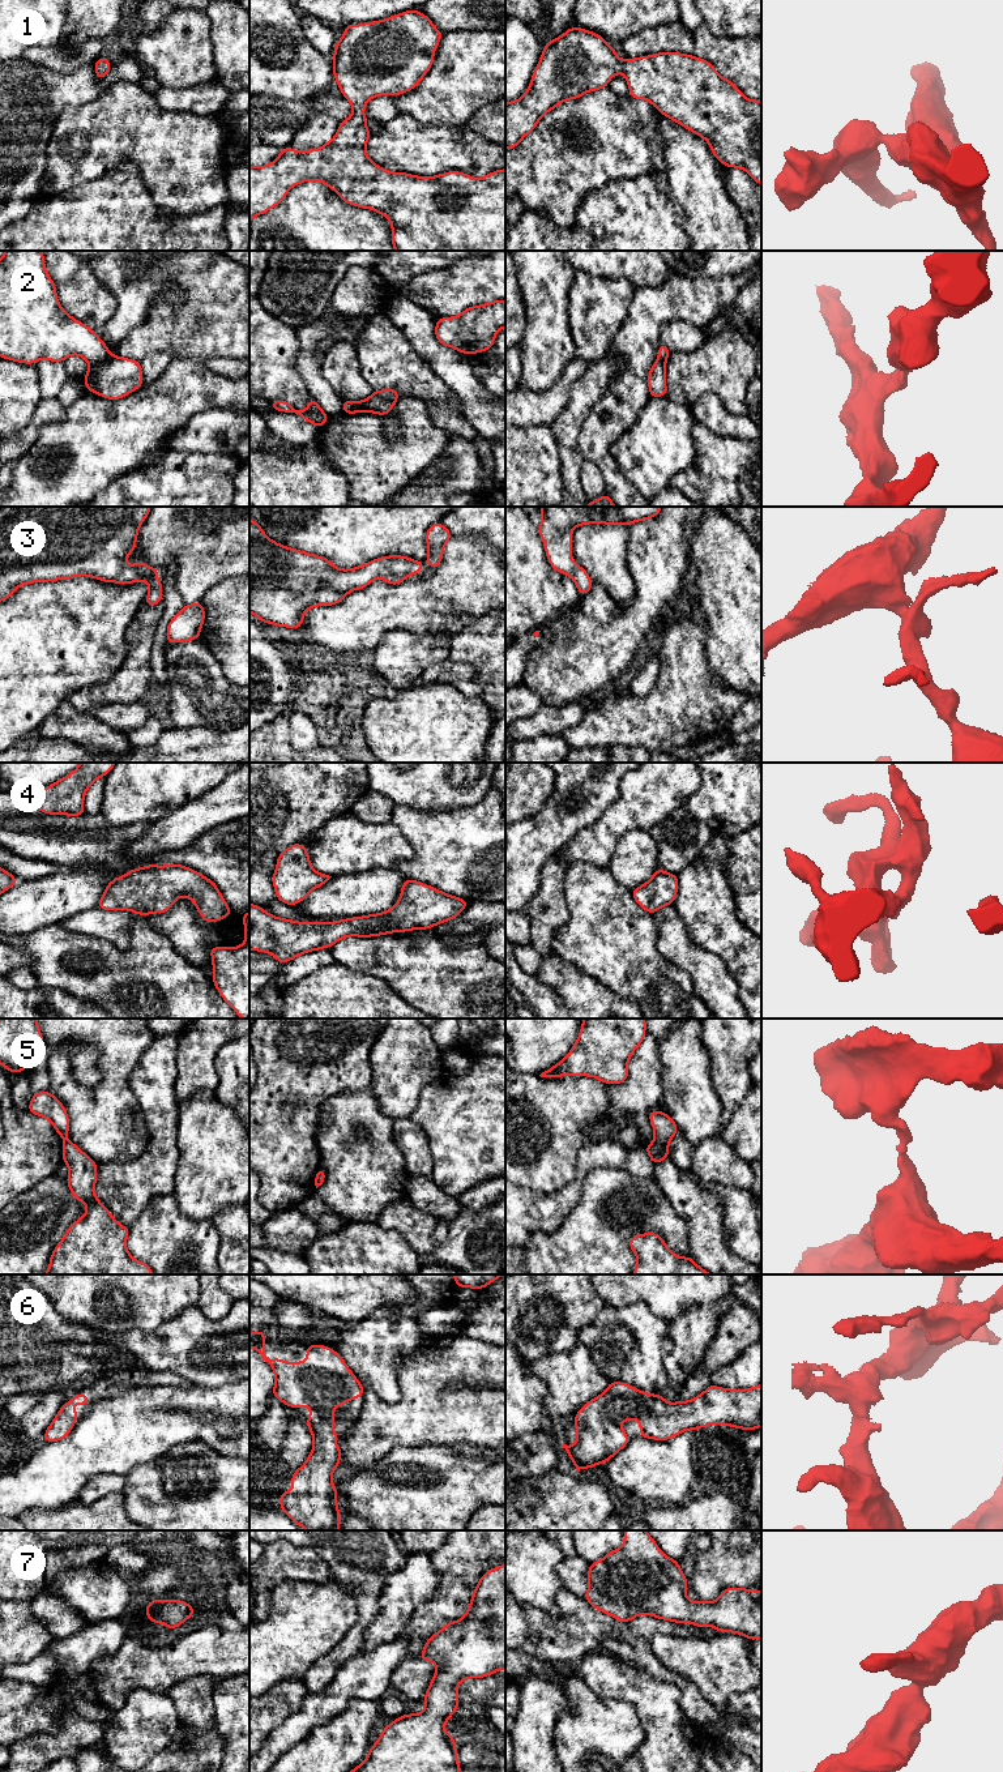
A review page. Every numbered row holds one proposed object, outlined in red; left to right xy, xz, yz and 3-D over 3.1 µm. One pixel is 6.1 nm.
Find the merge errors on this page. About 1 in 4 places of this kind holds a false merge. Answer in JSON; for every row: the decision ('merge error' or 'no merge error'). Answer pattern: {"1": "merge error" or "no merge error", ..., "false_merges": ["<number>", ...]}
{"1": "no merge error", "2": "merge error", "3": "no merge error", "4": "no merge error", "5": "merge error", "6": "no merge error", "7": "no merge error", "false_merges": ["2", "5"]}

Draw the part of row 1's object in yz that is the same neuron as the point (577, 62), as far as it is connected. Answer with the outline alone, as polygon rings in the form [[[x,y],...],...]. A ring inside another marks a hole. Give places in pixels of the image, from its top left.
[[[569,27],[563,35],[543,46],[529,89],[518,101],[505,103],[505,149],[516,148],[537,127],[539,119],[558,104],[609,86],[610,78],[618,73],[626,74],[632,98],[649,101],[666,118],[707,140],[710,151],[724,166],[747,171],[761,185],[761,101],[747,99],[731,81],[721,77],[704,59],[679,52],[660,52],[620,60],[615,50],[599,34],[581,27]]]

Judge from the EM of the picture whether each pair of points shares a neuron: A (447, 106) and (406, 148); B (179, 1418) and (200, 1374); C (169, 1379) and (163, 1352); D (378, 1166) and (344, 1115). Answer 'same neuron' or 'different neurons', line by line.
A: different neurons
B: different neurons
C: different neurons
D: same neuron

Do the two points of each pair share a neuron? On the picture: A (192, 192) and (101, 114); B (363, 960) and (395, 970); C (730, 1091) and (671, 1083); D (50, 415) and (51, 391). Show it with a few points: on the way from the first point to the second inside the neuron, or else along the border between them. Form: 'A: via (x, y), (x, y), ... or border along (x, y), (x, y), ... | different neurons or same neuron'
A: via (170, 170), (123, 126) | same neuron
B: via (371, 960), (384, 960), (387, 963) | same neuron
C: border along (709, 1058), (711, 1081), (721, 1104), (721, 1118) | different neurons
D: border along (42, 396), (55, 398) | different neurons

